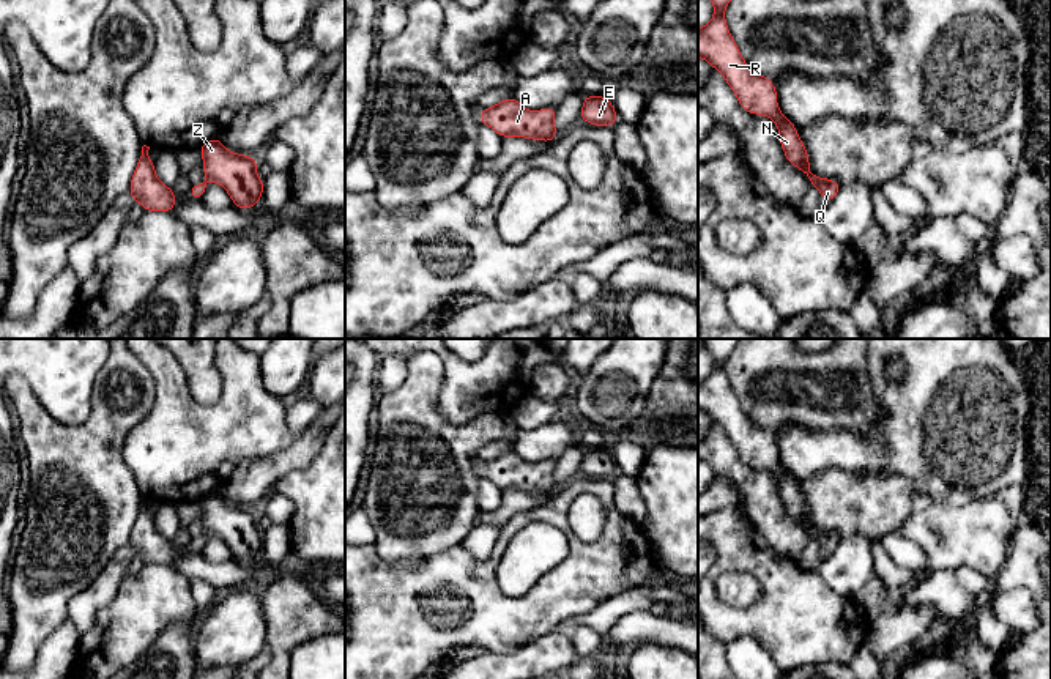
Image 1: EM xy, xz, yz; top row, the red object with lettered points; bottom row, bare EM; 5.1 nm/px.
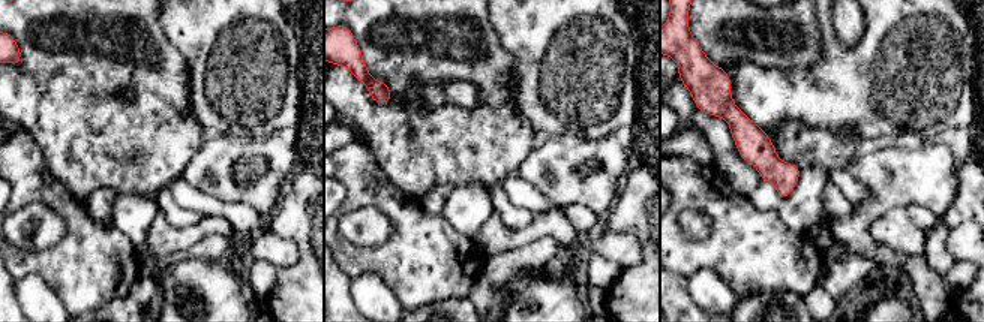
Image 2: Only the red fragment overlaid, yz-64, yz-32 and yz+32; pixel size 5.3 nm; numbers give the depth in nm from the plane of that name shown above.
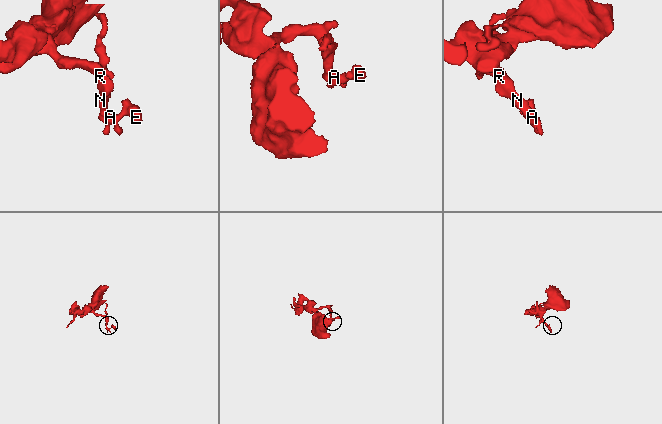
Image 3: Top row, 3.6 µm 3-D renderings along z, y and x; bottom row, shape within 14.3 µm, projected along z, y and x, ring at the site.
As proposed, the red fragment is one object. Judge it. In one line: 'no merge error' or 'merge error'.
no merge error

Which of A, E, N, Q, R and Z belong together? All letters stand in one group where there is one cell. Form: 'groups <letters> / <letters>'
groups A E N Q R Z

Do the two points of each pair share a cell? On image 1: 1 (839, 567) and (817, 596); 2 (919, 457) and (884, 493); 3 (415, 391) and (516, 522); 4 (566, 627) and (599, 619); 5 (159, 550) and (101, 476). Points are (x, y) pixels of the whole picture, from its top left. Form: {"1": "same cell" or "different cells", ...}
{"1": "different cells", "2": "different cells", "3": "different cells", "4": "same cell", "5": "different cells"}

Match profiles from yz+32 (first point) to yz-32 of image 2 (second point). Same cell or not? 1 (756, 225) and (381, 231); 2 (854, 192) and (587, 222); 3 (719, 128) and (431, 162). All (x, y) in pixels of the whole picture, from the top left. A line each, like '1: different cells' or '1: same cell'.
1: different cells
2: same cell
3: same cell

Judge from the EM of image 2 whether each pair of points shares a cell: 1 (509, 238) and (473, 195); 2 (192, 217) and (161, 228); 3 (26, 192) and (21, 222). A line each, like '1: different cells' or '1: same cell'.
1: different cells
2: different cells
3: different cells

